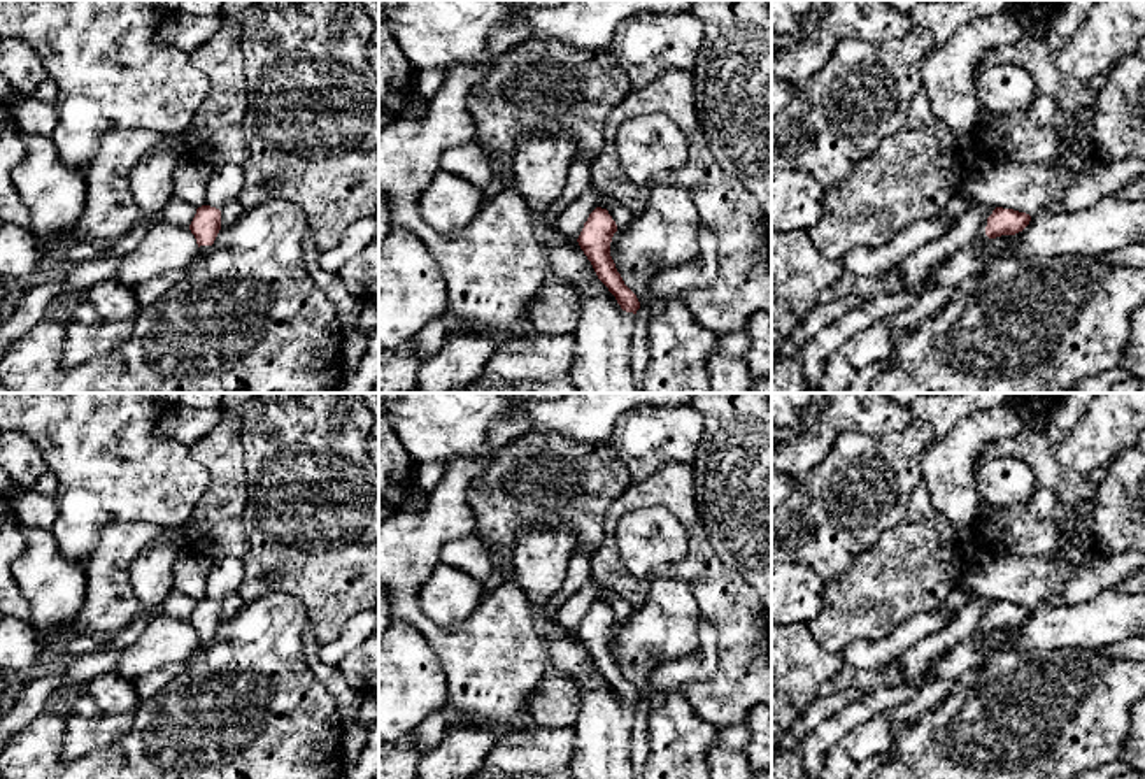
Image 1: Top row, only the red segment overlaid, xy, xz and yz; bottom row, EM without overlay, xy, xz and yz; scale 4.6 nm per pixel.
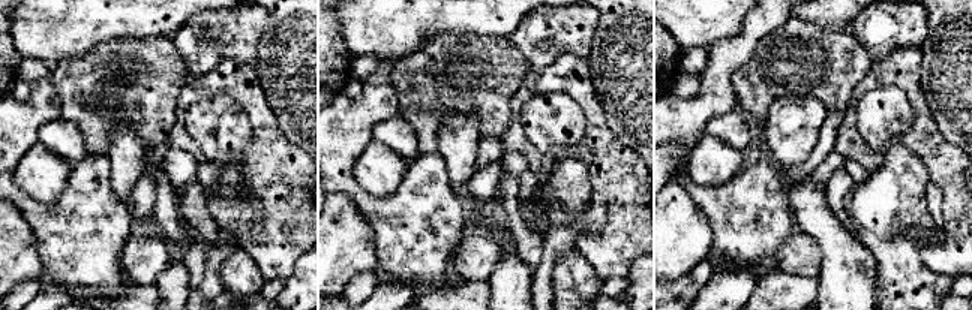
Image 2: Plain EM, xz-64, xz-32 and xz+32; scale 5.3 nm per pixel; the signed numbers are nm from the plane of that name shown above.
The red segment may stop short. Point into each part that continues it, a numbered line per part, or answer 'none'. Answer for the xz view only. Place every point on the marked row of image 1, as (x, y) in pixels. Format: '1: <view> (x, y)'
none

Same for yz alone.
none

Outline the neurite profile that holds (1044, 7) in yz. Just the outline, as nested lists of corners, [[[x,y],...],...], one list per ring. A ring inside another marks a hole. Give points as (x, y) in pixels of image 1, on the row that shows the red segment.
[[[1008,0],[1008,11],[1036,11],[1038,18],[1031,23],[1026,35],[1045,37],[1052,12],[1064,4],[1066,0]]]

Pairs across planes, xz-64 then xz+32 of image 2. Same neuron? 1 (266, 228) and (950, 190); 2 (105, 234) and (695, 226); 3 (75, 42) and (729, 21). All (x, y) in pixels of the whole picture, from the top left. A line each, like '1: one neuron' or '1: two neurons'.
1: one neuron
2: two neurons
3: one neuron

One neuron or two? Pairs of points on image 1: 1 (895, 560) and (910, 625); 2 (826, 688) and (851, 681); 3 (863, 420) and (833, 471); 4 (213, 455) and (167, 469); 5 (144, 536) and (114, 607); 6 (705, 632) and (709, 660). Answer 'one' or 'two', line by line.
1: two
2: one
3: two
4: two
5: one
6: one

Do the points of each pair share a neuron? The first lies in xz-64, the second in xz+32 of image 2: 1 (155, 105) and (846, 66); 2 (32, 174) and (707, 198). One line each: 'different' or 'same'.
1: same
2: different

